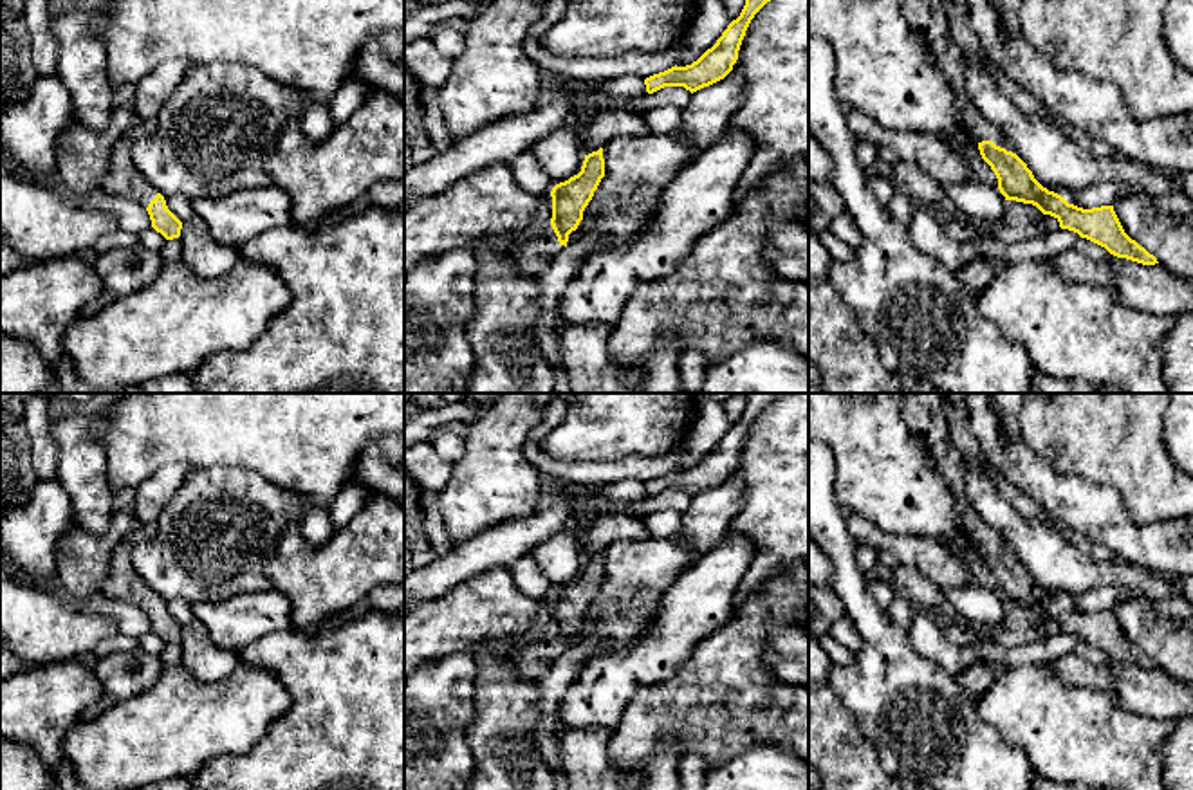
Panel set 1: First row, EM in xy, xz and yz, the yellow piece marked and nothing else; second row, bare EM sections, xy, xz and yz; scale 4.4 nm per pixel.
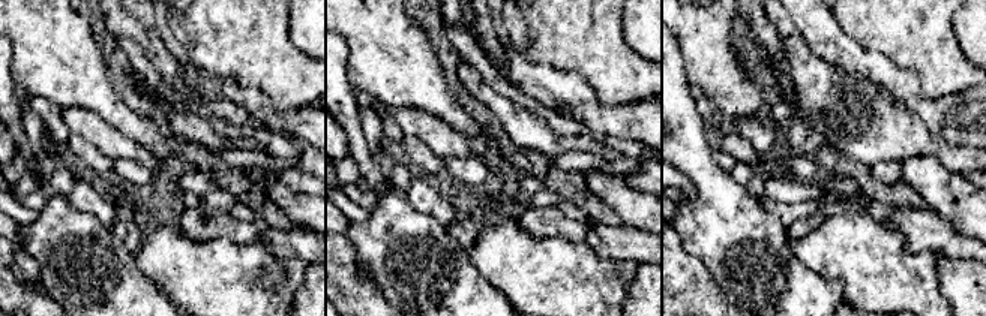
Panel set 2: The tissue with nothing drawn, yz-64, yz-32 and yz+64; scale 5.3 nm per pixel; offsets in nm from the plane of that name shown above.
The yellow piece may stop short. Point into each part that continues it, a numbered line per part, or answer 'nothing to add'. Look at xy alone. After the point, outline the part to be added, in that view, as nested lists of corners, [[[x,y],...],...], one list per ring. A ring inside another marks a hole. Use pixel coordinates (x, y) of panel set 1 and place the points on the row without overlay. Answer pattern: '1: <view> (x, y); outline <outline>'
1: xy (123, 585); outline [[[126,539],[114,550],[101,597],[134,604],[146,613],[159,595],[134,572],[130,550]]]

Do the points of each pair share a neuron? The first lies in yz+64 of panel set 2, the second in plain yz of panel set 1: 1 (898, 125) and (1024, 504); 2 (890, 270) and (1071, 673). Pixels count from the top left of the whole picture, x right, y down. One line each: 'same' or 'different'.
1: different
2: different

